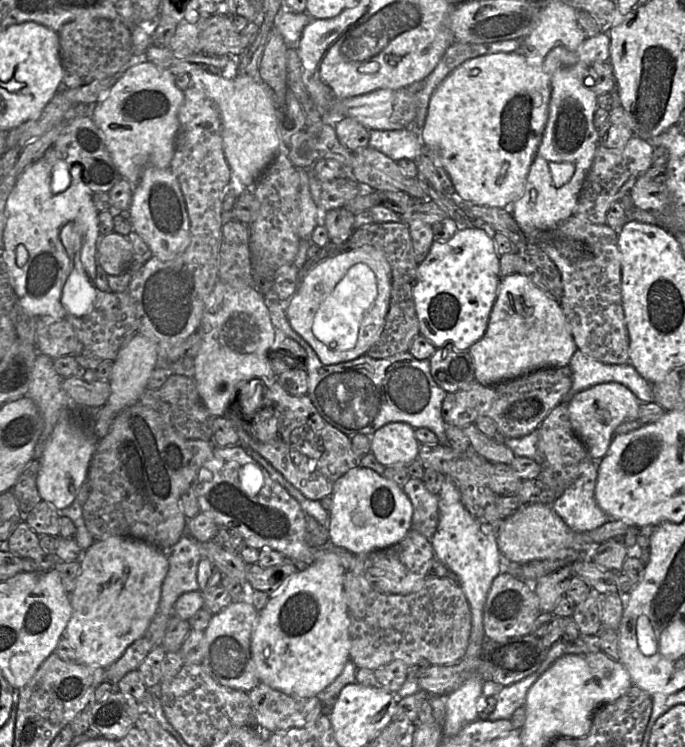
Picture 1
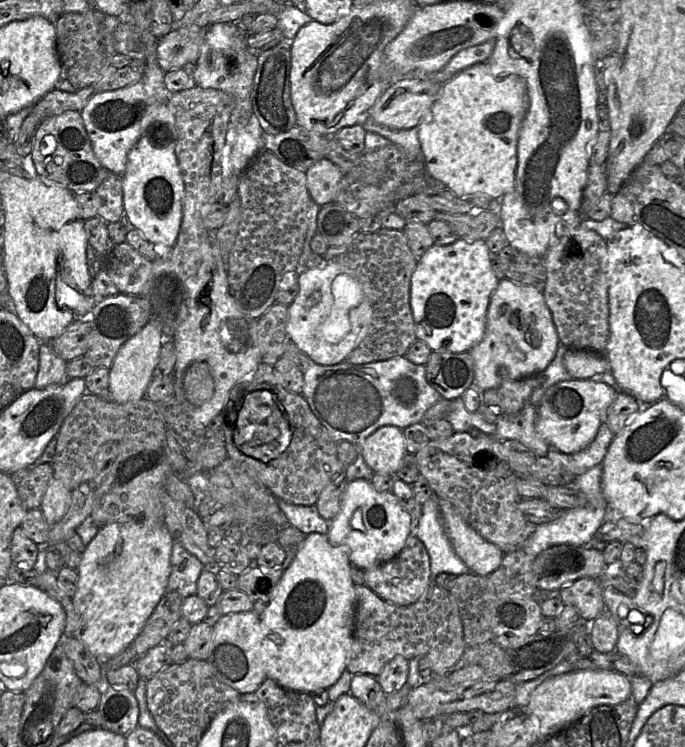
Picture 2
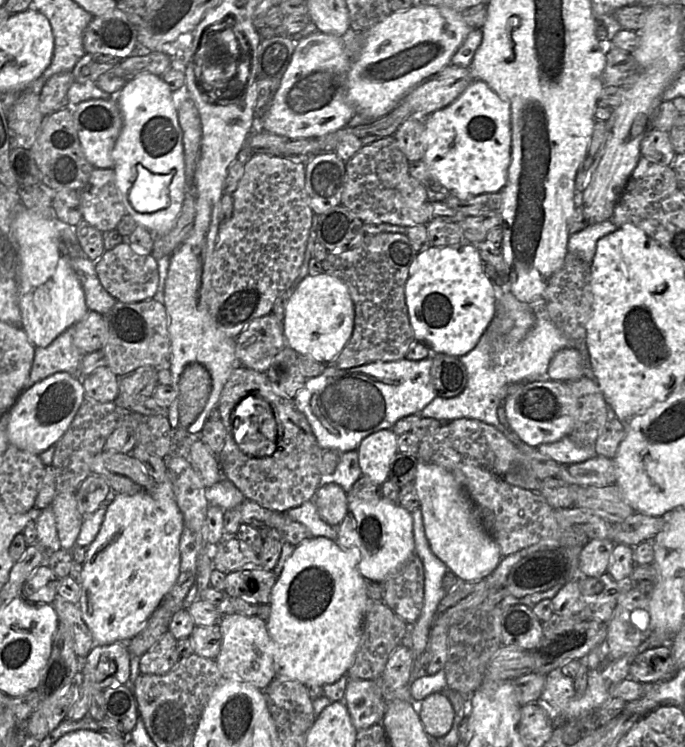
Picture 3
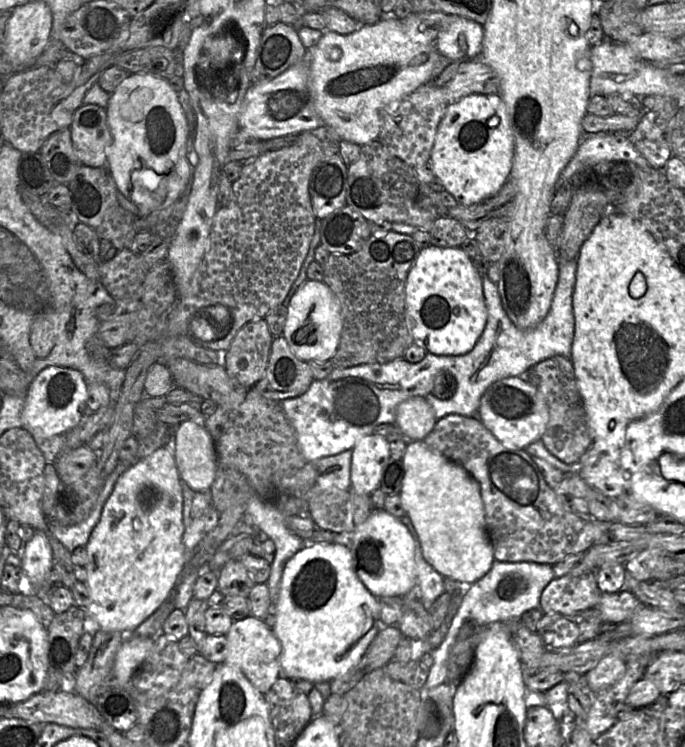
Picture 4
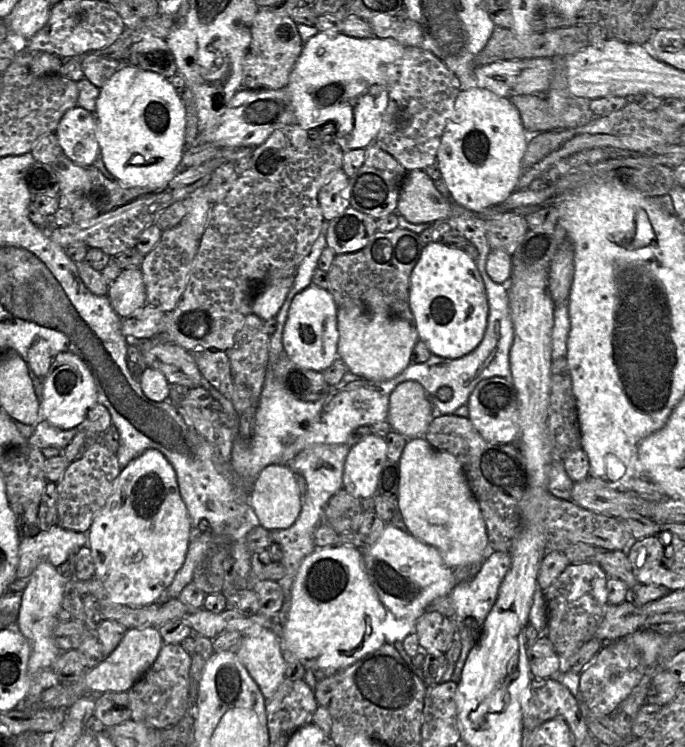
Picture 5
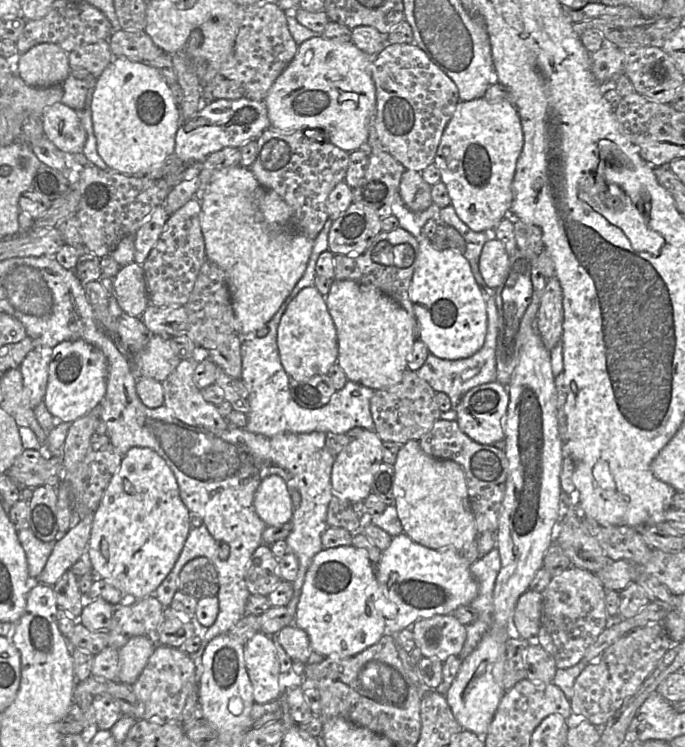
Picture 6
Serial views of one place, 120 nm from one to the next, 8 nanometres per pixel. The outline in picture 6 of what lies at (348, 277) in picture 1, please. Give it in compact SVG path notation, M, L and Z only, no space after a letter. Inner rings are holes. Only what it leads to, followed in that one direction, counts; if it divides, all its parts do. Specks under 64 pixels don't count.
M315 286L303 288L289 303L277 332L281 363L291 379L304 380L327 374L338 360L337 331L329 313L326 296Z

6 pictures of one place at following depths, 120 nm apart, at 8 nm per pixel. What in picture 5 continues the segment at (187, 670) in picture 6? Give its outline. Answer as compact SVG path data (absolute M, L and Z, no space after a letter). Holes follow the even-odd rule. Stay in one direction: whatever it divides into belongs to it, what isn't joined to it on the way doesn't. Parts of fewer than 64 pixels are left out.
M163 642L159 654L144 676L128 691L131 719L155 729L178 723L189 707L191 655L180 644Z

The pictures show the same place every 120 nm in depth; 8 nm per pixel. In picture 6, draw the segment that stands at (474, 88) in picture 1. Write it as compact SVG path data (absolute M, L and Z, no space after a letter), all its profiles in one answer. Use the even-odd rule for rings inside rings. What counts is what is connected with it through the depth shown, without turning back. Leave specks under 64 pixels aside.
M484 97L458 101L446 125L436 152L434 163L439 169L440 180L445 184L451 204L458 217L473 231L494 229L506 216L511 215L514 177L517 161L523 149L524 136L521 119L516 107L507 101L490 103Z

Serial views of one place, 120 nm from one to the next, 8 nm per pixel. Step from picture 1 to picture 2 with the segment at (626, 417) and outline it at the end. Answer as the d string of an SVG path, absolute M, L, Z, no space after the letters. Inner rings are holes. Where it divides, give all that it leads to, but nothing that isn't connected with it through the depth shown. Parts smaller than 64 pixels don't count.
M570 379L552 385L537 406L535 428L550 446L565 454L576 453L587 447L605 421L606 413L617 390L591 379Z

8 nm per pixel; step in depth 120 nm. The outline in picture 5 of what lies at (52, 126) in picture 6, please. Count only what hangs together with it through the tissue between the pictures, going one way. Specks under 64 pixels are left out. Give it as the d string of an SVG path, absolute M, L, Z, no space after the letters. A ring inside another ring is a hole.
M76 106L65 112L56 128L63 153L80 166L91 167L100 156L96 125L94 113Z

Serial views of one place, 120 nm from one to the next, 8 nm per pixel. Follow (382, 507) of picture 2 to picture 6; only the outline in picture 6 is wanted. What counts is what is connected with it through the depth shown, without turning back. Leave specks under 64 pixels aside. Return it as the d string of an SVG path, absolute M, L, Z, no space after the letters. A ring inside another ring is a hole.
M401 533L397 536L392 537L390 546L386 550L382 551L380 562L378 564L375 564L375 575L383 591L383 597L380 600L379 611L386 619L385 634L390 635L397 635L401 630L406 628L412 629L413 624L419 620L427 619L434 615L452 614L458 607L469 605L478 595L478 583L470 571L470 563L462 555L462 551L459 551L457 549L429 549L421 544L416 543L405 533Z

